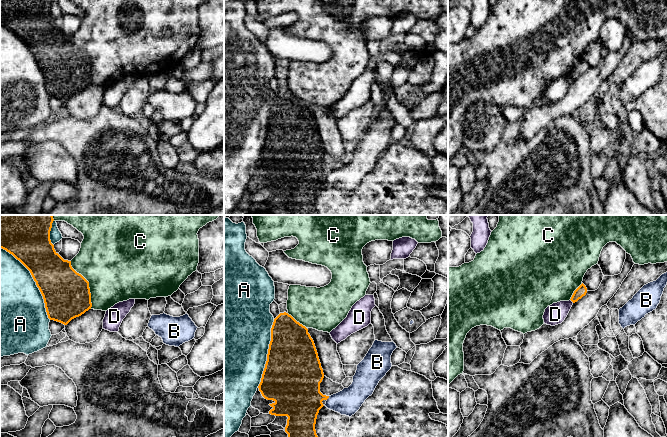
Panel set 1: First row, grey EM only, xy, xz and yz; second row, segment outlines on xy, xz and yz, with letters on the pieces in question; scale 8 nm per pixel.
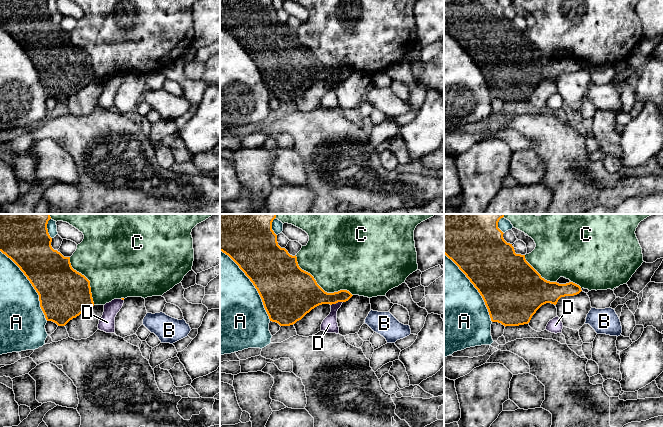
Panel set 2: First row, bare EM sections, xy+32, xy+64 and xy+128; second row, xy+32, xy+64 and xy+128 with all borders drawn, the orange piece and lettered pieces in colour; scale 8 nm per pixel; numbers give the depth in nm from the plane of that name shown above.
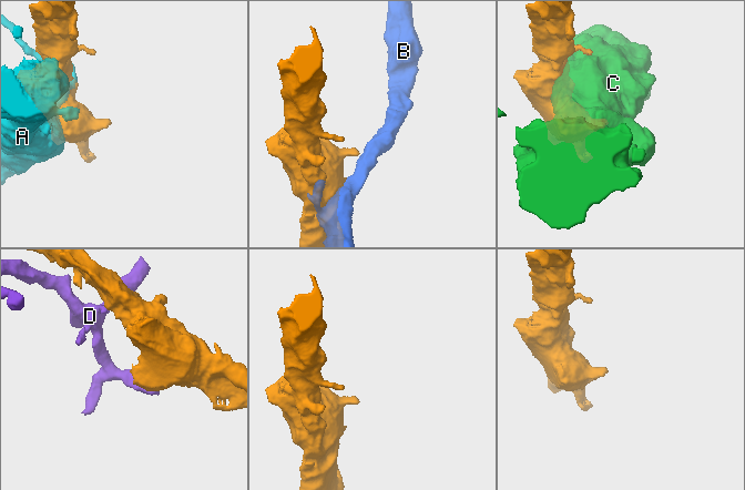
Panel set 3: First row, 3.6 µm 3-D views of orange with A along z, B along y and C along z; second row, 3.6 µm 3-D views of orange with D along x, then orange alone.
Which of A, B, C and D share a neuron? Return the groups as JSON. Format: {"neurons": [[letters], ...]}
{"neurons": [["A"], ["B"], ["C"], ["D"]]}

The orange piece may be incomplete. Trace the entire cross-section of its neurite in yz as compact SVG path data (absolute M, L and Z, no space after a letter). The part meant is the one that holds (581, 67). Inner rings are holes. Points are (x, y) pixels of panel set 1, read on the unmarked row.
M582 59L573 69L571 73L571 77L573 79L577 78L579 75L581 75L583 72L585 72L587 69L586 62Z

